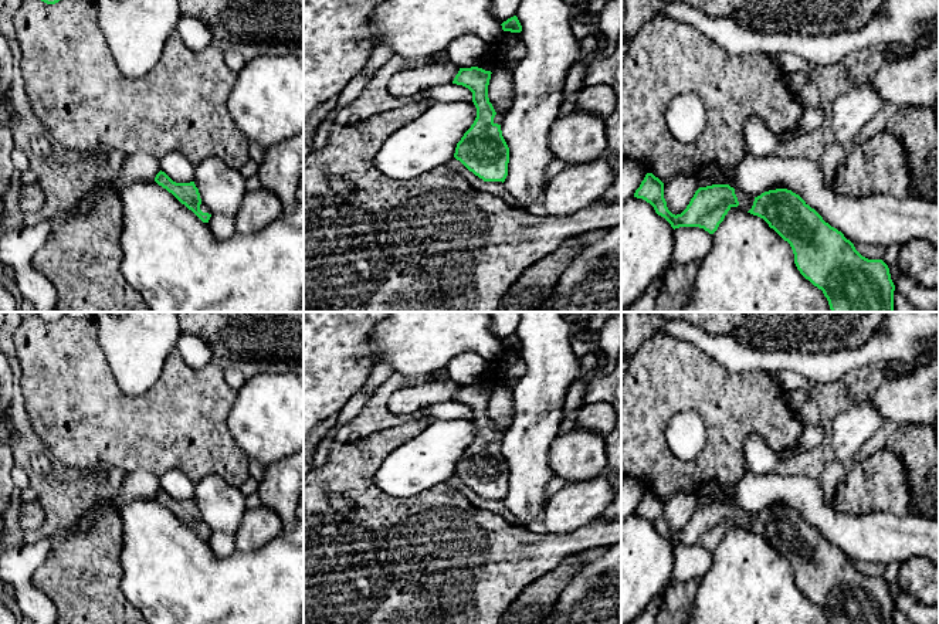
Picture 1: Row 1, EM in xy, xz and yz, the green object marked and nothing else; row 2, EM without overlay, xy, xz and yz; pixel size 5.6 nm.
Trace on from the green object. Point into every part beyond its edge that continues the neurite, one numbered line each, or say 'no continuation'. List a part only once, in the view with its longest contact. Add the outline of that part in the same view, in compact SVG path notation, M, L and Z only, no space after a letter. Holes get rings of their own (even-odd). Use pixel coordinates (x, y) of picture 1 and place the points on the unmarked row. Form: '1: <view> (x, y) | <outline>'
1: yz (745, 519) | M735 508L735 512L736 512L738 519L739 519L738 526L743 528L743 529L749 529L753 523L755 515L750 515L740 508Z

